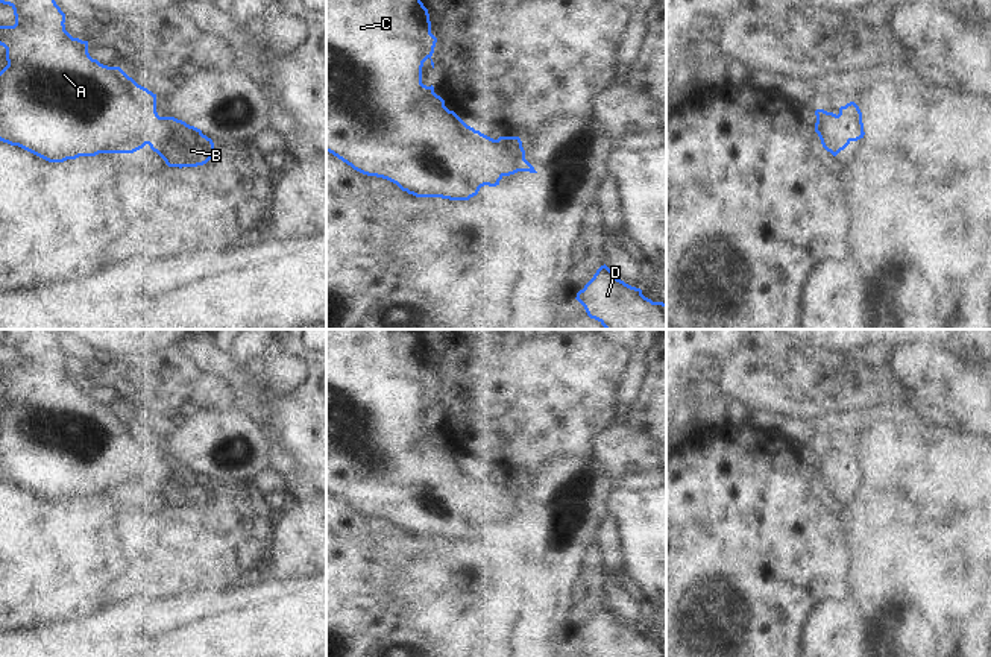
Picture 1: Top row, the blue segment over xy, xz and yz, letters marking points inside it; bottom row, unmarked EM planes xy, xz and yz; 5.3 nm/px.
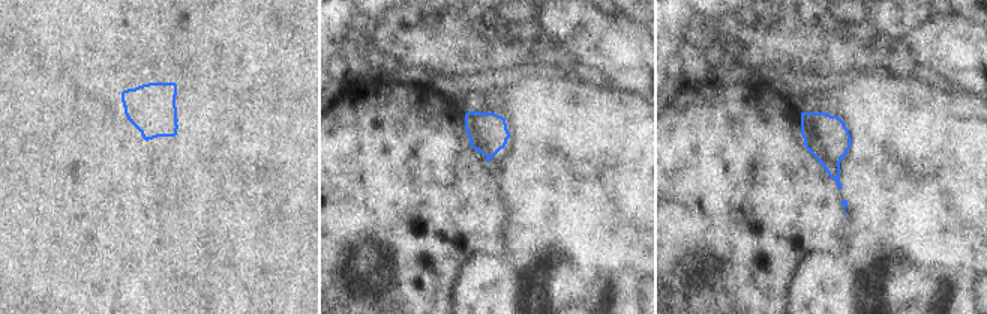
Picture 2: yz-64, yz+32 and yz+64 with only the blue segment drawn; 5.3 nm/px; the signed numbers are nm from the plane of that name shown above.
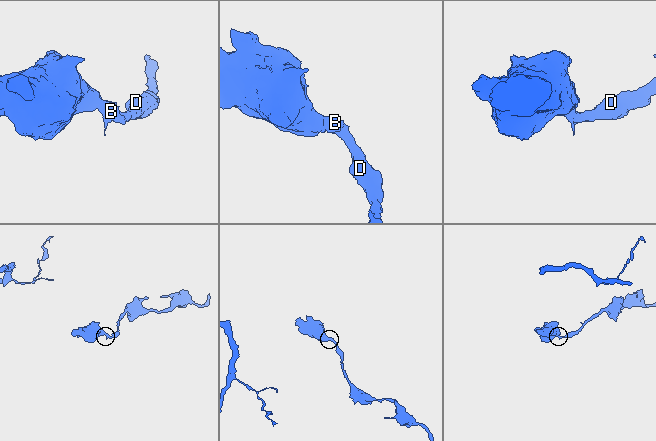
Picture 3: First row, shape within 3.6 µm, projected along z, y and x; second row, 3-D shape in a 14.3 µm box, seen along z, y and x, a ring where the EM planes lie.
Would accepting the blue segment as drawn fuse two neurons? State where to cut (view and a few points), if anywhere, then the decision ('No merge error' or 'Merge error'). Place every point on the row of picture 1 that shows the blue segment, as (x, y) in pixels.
No split. No merge error.

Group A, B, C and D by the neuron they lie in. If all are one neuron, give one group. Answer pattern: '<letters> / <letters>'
A B C D

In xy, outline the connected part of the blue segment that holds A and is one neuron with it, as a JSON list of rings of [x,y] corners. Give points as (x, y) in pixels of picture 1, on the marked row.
[[[0,0],[14,9],[15,24],[0,26],[0,46],[6,49],[8,65],[0,71],[0,141],[18,146],[49,162],[64,162],[99,153],[134,153],[146,144],[168,167],[197,167],[216,153],[211,138],[200,129],[175,117],[159,117],[156,94],[138,85],[120,67],[108,67],[93,59],[88,41],[73,38],[65,30],[65,14],[55,0]]]

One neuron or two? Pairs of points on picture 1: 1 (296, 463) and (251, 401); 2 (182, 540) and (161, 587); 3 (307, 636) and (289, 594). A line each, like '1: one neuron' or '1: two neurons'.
1: two neurons
2: one neuron
3: one neuron

